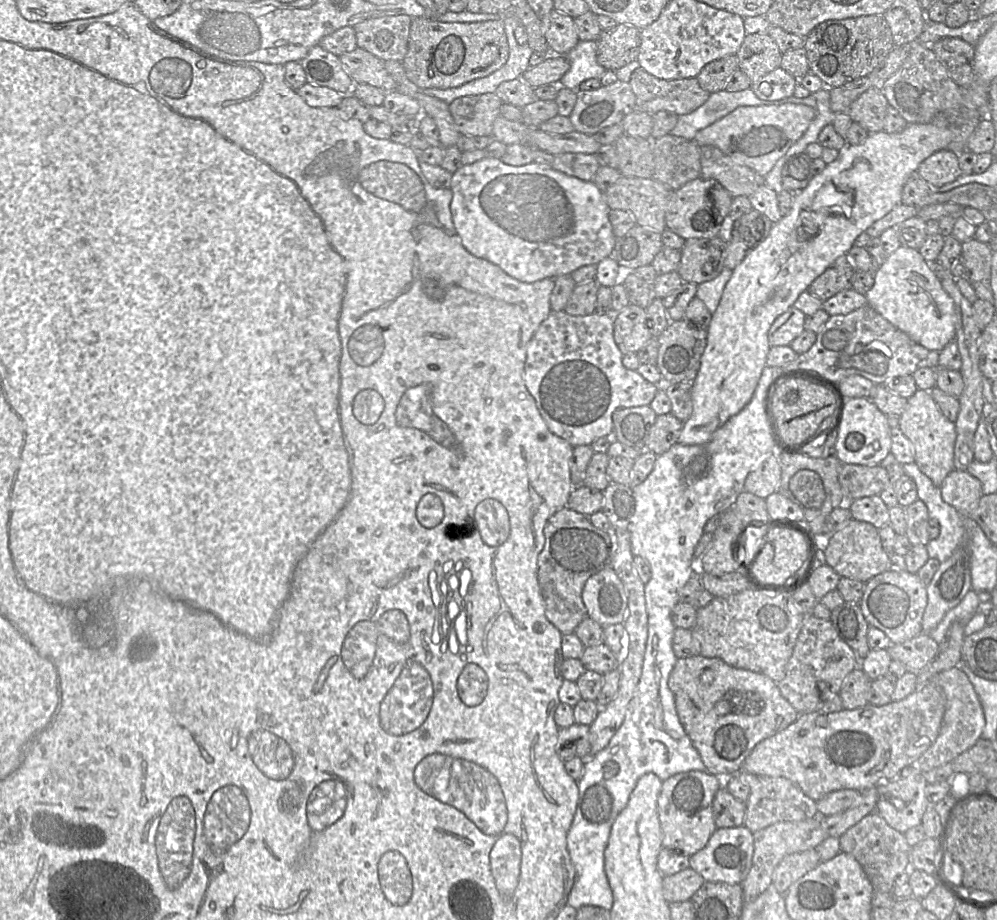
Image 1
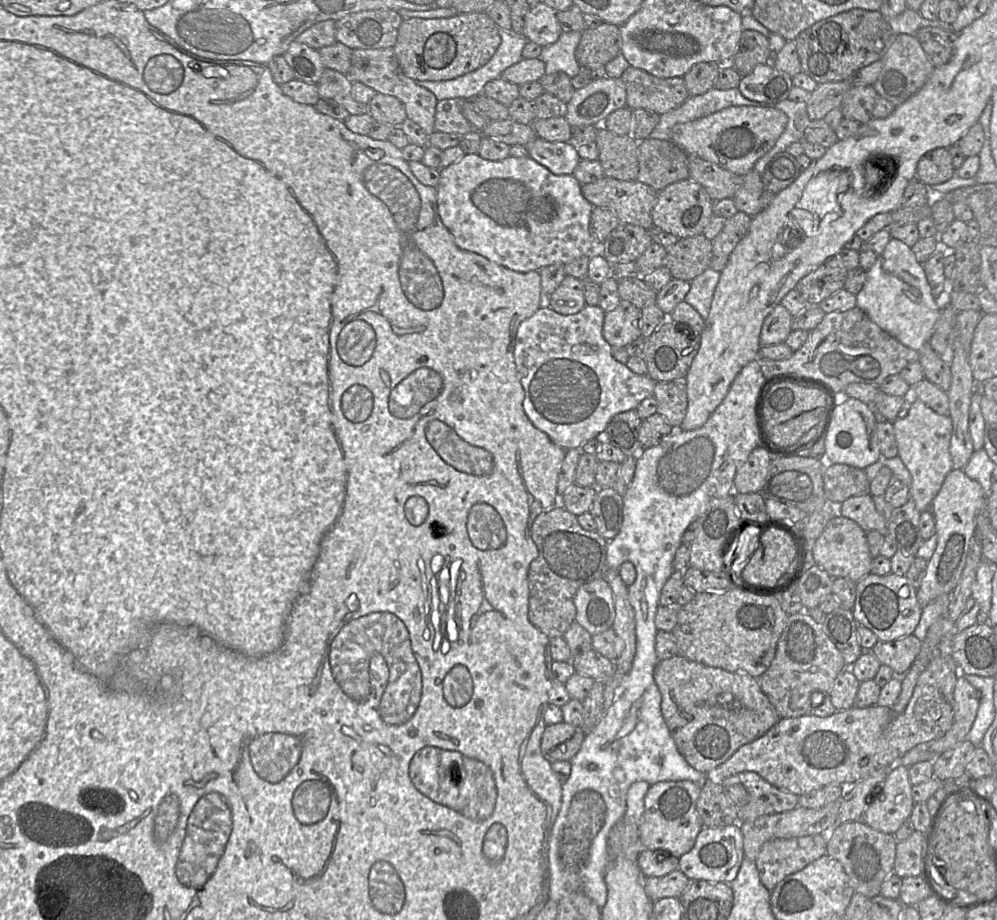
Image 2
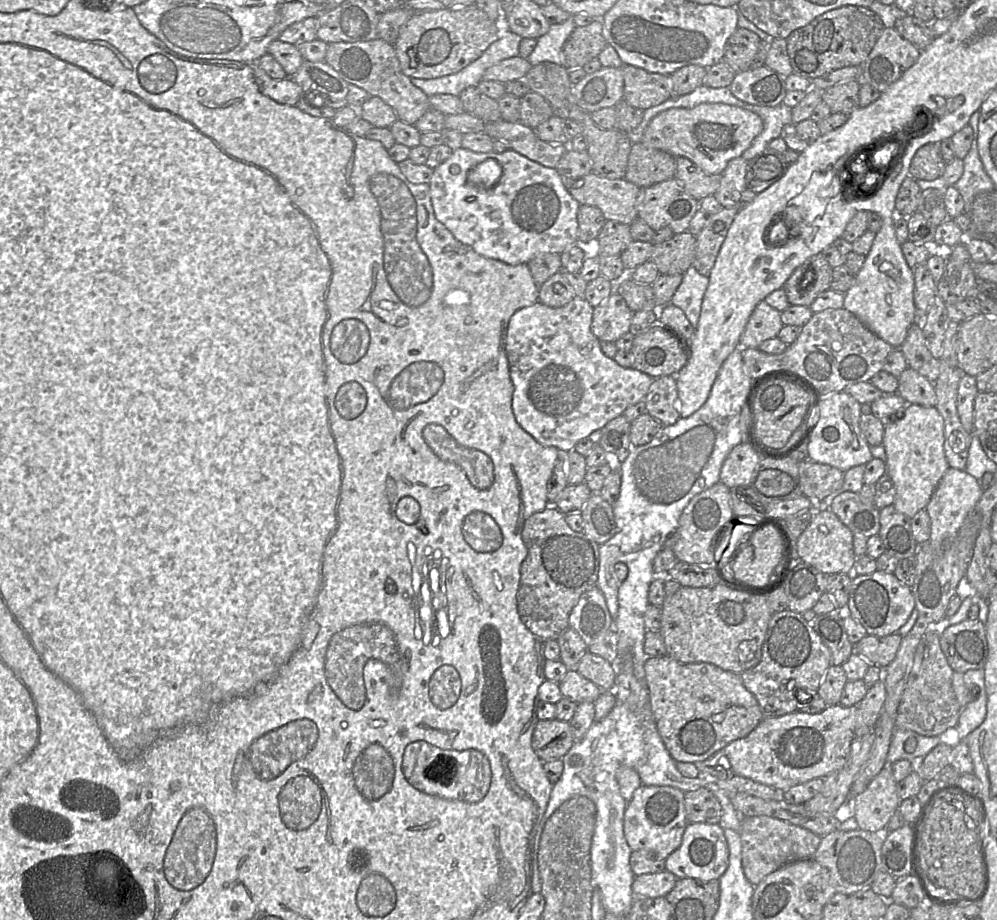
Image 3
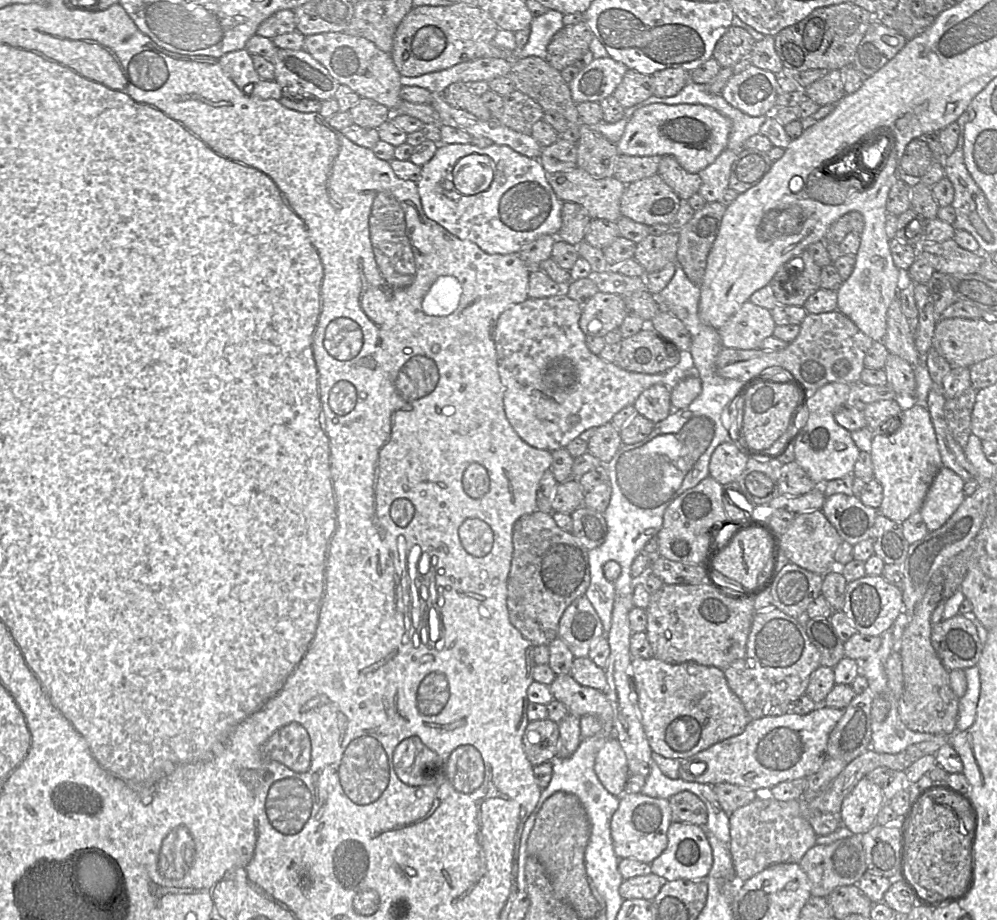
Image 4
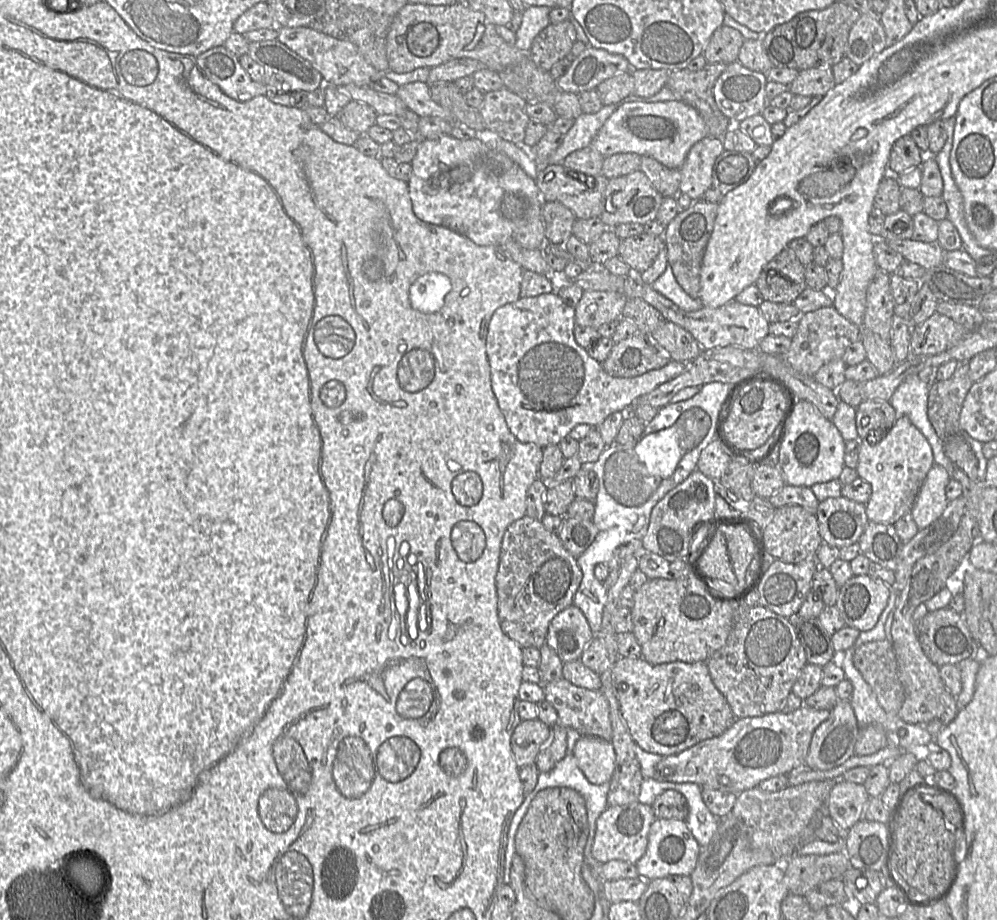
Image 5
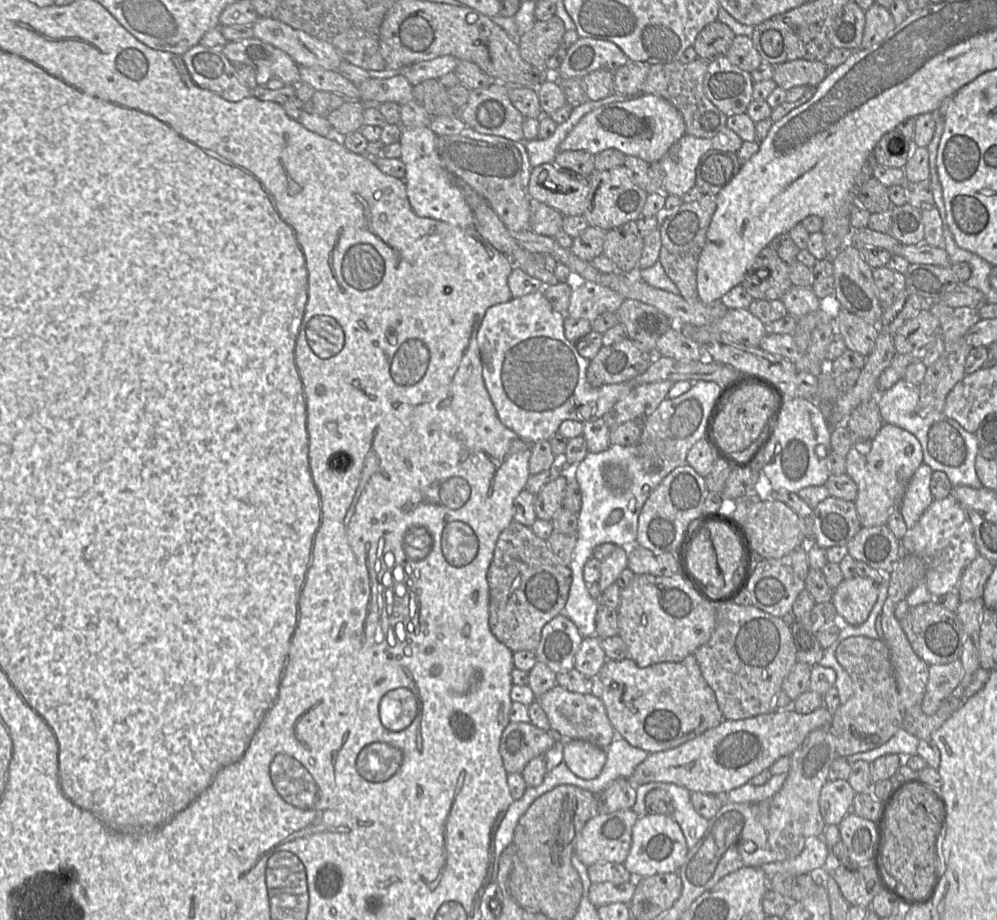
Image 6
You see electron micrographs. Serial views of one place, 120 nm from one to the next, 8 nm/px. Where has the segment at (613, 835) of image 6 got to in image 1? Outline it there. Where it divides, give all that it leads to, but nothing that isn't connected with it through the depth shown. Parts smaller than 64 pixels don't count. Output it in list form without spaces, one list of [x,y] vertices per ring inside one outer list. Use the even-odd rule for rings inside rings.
[[[687,771],[674,774],[662,782],[661,791],[657,799],[657,811],[662,831],[662,846],[681,850],[690,856],[703,849],[713,832],[717,829],[712,811],[712,802],[717,790],[721,787],[720,779],[723,780],[722,787],[726,790],[725,775],[713,775],[708,771]]]

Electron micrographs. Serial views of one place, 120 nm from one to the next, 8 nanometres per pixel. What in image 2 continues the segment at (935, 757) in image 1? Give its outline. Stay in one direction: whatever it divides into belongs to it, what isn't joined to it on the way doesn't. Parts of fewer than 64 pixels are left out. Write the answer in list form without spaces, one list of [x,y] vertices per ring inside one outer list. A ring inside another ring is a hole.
[[[959,676],[954,687],[954,721],[951,728],[929,744],[931,752],[941,755],[966,740],[979,707],[979,691],[964,676]]]

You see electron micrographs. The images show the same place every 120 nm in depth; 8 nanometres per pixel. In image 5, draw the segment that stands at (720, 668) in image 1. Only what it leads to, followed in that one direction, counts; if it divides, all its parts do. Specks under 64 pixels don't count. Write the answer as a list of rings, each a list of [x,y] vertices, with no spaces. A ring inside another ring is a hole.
[[[620,657],[611,673],[620,712],[629,733],[633,741],[649,753],[662,757],[679,754],[703,740],[721,735],[736,721],[726,699],[712,682],[706,661],[652,665],[643,657]]]

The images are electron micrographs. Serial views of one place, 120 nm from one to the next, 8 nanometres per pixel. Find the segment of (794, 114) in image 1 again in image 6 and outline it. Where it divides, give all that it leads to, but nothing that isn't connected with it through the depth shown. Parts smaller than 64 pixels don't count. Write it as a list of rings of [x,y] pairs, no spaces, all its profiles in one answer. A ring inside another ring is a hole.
[[[638,94],[631,100],[613,102],[584,115],[559,146],[560,151],[580,150],[596,155],[608,148],[659,162],[669,148],[686,134],[681,113],[669,101],[651,94]]]

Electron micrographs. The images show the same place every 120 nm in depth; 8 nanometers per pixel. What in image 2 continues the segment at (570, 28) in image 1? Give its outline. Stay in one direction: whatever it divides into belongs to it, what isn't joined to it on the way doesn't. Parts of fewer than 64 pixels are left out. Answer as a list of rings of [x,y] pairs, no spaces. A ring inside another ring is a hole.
[[[542,2],[530,6],[523,27],[523,35],[528,41],[543,47],[555,43],[562,32],[557,11]]]

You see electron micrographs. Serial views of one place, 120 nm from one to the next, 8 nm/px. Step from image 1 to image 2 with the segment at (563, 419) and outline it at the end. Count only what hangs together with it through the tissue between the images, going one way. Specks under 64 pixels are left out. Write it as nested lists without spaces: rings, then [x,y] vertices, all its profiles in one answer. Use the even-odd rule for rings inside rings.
[[[586,305],[572,315],[562,315],[549,306],[541,306],[517,330],[514,358],[525,392],[524,412],[536,428],[566,451],[580,449],[585,442],[605,431],[613,416],[636,409],[644,399],[653,396],[656,381],[648,374],[634,373],[613,357],[612,346],[603,337],[604,317],[605,312],[598,305]]]

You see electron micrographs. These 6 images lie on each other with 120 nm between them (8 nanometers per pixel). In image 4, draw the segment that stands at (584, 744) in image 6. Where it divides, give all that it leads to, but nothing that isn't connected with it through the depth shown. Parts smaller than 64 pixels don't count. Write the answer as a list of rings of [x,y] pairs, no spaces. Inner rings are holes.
[[[609,737],[596,753],[594,771],[609,793],[617,797],[624,794],[628,765],[626,755],[615,737]]]

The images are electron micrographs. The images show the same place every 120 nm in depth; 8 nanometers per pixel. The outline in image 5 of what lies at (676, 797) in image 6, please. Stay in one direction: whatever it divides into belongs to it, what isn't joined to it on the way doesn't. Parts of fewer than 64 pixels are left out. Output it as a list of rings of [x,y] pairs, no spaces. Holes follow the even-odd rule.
[[[664,783],[679,785],[678,788],[675,788],[675,791],[684,796],[688,805],[688,815],[685,818],[686,825],[700,847],[707,845],[717,830],[718,817],[711,814],[704,804],[701,796],[701,787],[695,783]]]

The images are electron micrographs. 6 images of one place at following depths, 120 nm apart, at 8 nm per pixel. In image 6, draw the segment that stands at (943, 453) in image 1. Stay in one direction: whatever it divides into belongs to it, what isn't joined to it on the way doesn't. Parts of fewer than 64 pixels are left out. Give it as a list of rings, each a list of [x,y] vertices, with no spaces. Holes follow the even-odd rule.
[[[883,424],[871,441],[852,445],[845,459],[846,474],[858,487],[854,503],[860,524],[872,527],[886,524],[889,516],[899,510],[911,477],[923,463],[923,451],[913,434],[895,425]]]

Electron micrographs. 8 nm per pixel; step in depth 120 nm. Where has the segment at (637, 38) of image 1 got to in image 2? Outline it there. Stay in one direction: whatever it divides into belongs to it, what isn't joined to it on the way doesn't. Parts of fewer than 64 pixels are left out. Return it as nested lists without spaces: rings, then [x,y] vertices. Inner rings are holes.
[[[604,22],[582,32],[575,57],[586,69],[600,68],[621,54],[621,47],[620,26]]]

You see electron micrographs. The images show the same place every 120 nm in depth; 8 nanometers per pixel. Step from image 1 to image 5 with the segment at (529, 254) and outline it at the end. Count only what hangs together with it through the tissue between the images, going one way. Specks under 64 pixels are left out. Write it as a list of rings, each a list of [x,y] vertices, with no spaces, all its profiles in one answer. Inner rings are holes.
[[[442,135],[436,139],[419,139],[416,155],[410,164],[412,174],[407,184],[414,214],[424,222],[457,232],[477,245],[499,246],[501,241],[512,238],[514,232],[527,221],[541,217],[541,208],[546,201],[542,198],[535,180],[507,155],[493,149],[487,143],[486,137],[460,140],[450,135]],[[439,178],[441,182],[439,187],[435,188],[433,184]]]

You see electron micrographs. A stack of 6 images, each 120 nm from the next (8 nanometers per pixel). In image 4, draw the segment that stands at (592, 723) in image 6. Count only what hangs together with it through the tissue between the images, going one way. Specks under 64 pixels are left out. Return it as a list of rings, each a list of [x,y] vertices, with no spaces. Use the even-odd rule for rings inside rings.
[[[569,674],[556,676],[549,685],[549,690],[553,699],[566,707],[568,714],[579,718],[593,715],[603,722],[604,728],[612,728],[613,710],[604,692],[578,684]]]

